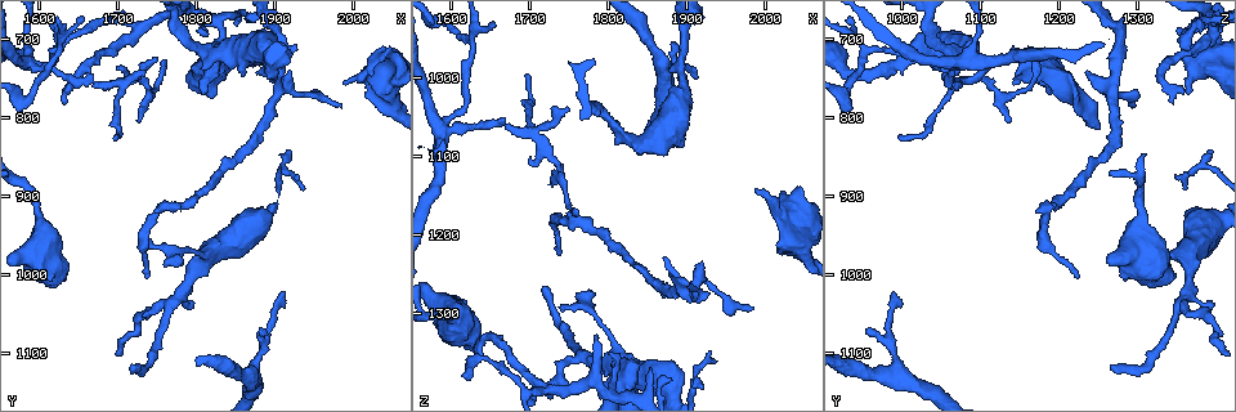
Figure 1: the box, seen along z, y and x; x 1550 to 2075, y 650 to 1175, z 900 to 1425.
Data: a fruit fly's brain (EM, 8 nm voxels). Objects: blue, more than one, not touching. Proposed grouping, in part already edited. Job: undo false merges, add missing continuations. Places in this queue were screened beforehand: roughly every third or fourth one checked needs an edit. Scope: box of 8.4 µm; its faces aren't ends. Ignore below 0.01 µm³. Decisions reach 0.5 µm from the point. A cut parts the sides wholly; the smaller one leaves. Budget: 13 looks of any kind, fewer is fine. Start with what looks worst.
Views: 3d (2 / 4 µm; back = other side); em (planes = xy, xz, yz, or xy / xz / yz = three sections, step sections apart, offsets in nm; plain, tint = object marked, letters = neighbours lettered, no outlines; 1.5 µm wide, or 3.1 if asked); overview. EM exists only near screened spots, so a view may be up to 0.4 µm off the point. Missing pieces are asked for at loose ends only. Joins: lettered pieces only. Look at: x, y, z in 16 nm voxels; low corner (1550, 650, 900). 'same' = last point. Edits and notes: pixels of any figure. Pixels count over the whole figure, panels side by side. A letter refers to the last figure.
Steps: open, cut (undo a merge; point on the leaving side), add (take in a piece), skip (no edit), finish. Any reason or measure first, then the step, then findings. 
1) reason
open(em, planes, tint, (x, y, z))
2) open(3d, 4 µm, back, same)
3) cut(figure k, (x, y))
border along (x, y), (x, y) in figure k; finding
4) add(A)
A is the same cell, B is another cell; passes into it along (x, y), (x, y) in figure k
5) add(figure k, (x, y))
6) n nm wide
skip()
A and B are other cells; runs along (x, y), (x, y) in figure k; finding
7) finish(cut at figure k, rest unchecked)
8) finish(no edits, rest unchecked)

sudden change in width
open(3d, 2 µm, (1585, 725, 1060))

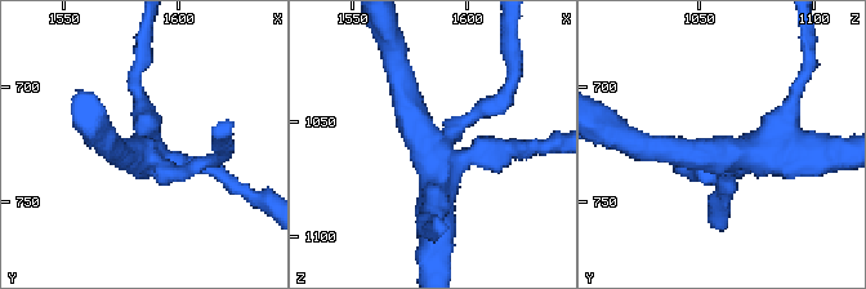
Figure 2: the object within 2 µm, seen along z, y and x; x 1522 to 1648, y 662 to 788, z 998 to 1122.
shape alone is not enough
open(em, planes, letters, (1588, 730, 1064))

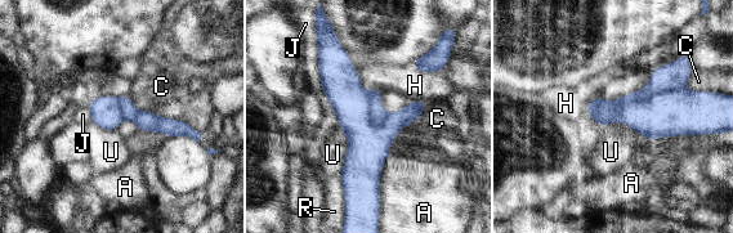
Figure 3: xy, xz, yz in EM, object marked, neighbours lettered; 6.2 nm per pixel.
J touches over 500 nm
cut(figure 3, (673, 76))
A, C, H, J, R and U are other cells; the part that leaves runs along (682, 76), (665, 79), (609, 111) in figure 3; two neurons meet here

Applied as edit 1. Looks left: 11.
redraw
open(overview)

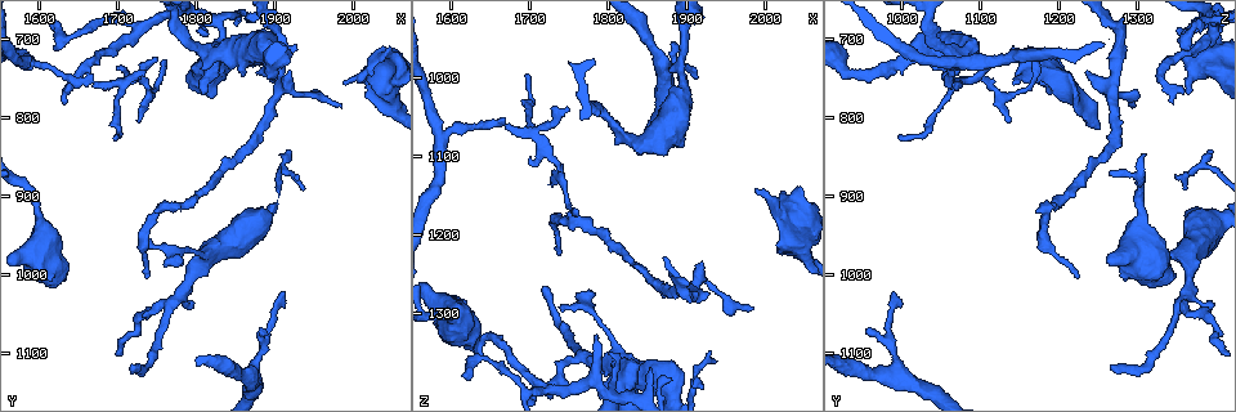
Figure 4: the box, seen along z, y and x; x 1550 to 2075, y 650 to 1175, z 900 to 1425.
abrupt turn
open(em, planes, tint, (1705, 755, 1065))

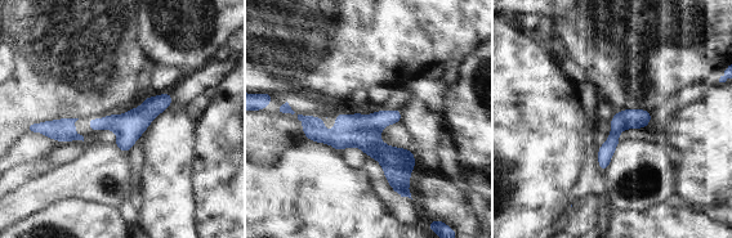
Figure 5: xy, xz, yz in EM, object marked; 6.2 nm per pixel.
what lies round it
open(em, planes, letters, same)

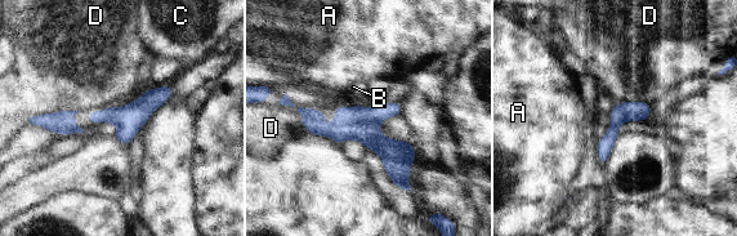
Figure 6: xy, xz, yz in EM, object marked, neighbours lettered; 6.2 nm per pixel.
skip()
A, B, C and D are other cells; border along (617, 102), (644, 101), (651, 105) in figure 6; continuous, no second neuron

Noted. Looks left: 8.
free end
open(em, planes, tint, (1740, 1000, 1225))

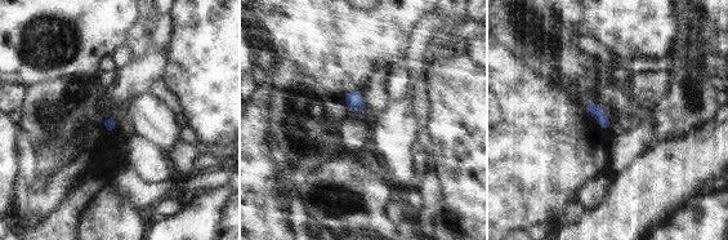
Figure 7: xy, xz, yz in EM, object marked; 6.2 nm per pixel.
open(em, planes, letters, same)

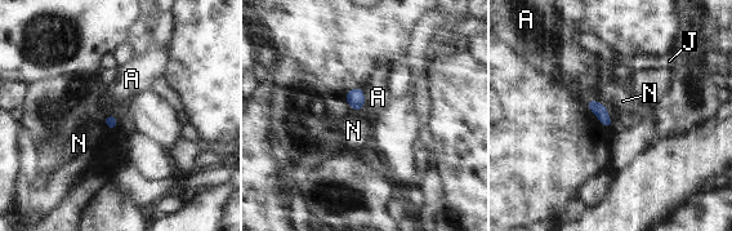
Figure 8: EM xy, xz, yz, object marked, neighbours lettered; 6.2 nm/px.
skip()
A, J and N are other cells; border along (584, 100), (602, 102), (614, 127) in figure 8; no lettered piece goes on from it

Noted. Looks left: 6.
sudden change in width
open(em, xz, step 8, tint, (1765, 1040, 1355))

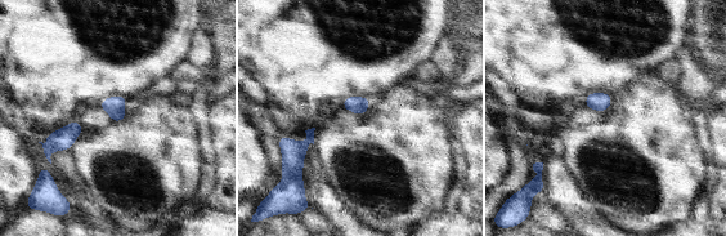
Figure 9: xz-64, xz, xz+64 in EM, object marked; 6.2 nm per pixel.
cut it another way
open(em, planes, letters, same)

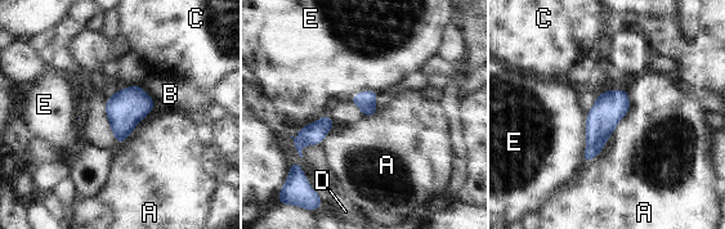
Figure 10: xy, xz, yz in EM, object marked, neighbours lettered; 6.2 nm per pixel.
A touches over 300 nm
skip()
A, B, C, D and E are other cells; continuous, no second neuron

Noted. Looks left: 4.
finish(cut at figure 3, rest unchecked)

